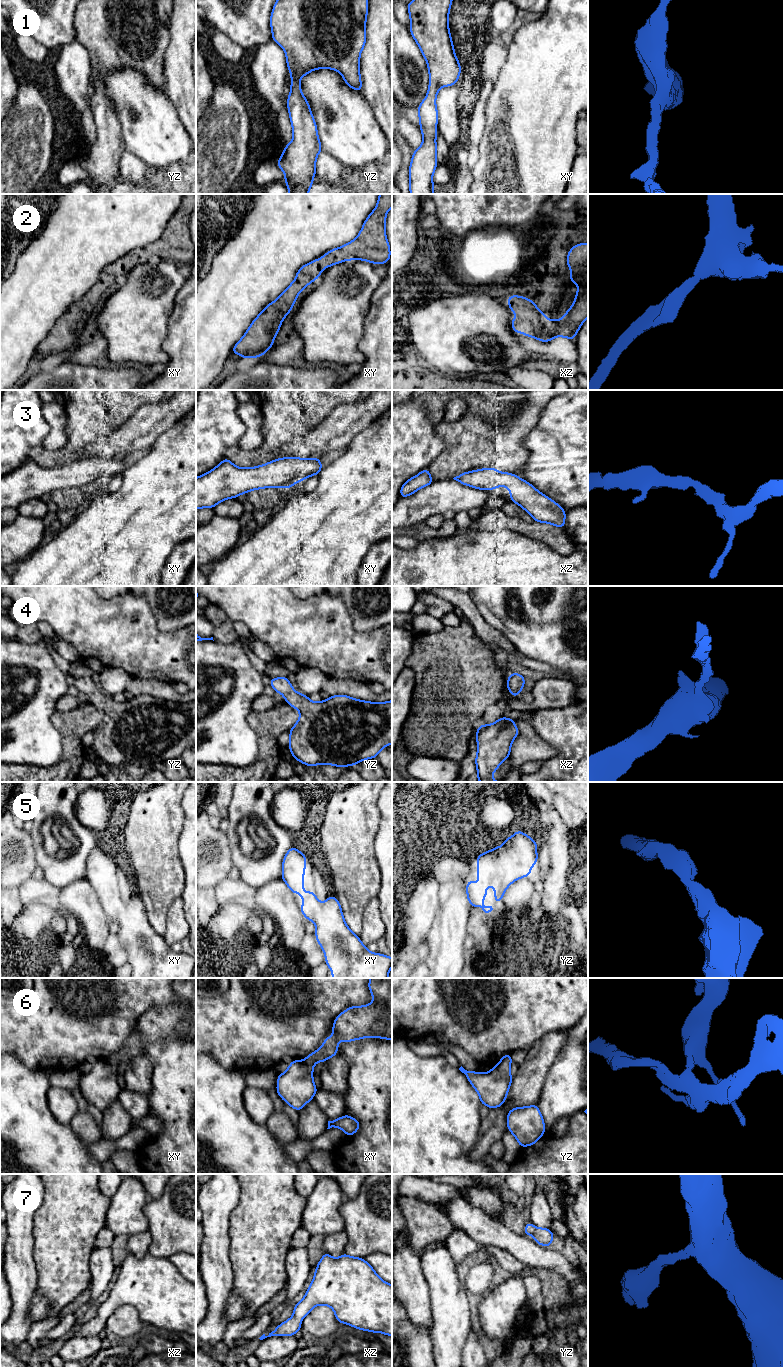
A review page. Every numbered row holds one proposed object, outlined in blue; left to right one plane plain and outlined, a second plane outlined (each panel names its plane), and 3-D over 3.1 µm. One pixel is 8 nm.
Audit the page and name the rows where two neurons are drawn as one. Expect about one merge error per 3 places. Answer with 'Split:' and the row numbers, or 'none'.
Split: none

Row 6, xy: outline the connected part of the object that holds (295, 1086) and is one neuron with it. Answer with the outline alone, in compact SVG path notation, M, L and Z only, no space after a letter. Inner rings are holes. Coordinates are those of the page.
M370 978L368 988L373 996L373 1002L365 1006L351 1006L341 1012L332 1025L333 1034L326 1038L322 1046L309 1054L304 1060L292 1060L288 1069L277 1077L276 1092L289 1106L300 1111L318 1090L313 1082L313 1067L319 1062L326 1062L338 1052L338 1040L351 1042L366 1037L392 1039L392 978Z

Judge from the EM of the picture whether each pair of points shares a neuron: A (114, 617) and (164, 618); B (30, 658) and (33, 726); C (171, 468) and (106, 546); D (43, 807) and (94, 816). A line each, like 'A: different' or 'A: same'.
A: different
B: same
C: same
D: different

